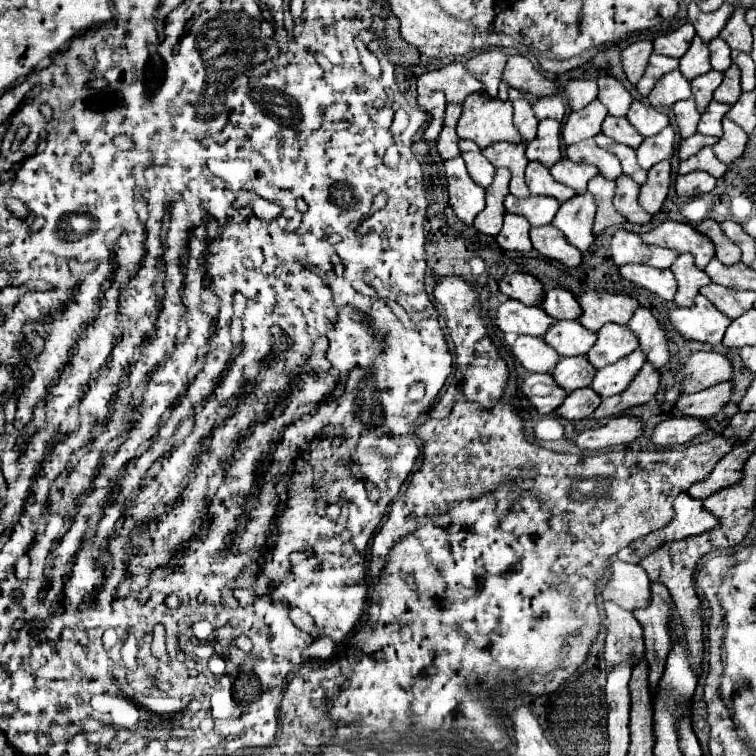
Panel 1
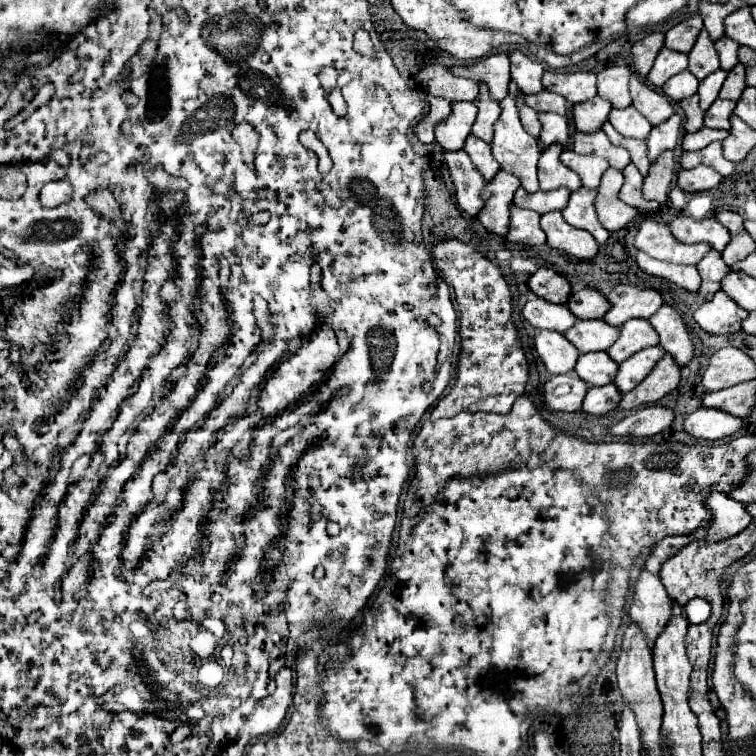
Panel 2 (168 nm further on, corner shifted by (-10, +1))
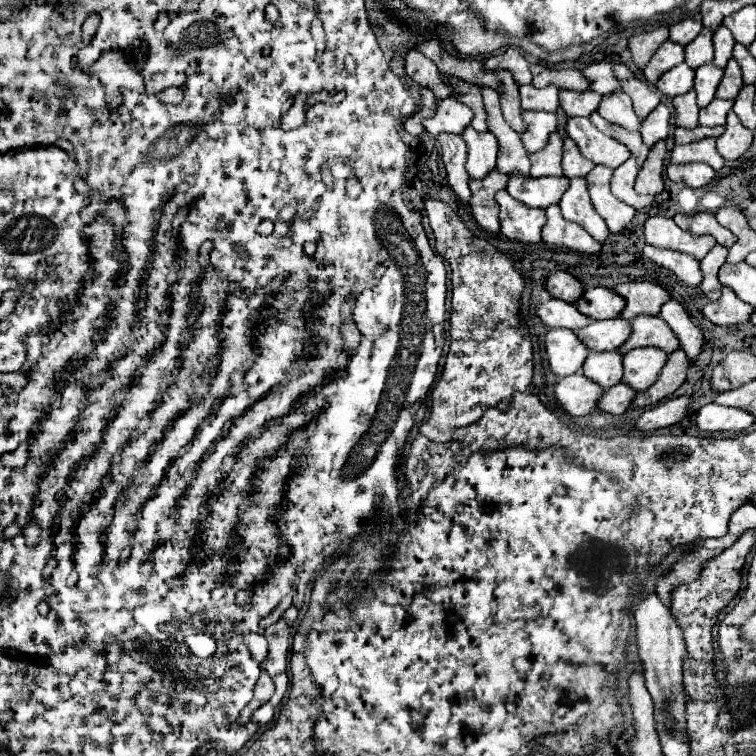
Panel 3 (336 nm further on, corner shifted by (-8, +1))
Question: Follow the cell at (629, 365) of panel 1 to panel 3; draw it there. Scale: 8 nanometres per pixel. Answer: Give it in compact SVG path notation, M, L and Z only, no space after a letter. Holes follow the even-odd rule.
M637 347L625 353L623 357L623 383L631 385L637 391L649 389L653 381L661 375L661 369L665 365L667 353L657 347Z

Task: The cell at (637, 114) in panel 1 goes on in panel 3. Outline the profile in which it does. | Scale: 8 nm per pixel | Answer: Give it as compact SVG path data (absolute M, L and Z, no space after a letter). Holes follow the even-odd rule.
M615 63L615 65L613 65L613 73L615 73L615 77L619 79L621 91L625 91L625 93L631 97L633 109L635 109L637 117L645 119L645 117L661 103L659 93L657 93L653 87L649 87L645 81L637 79L637 77L629 71L627 65Z

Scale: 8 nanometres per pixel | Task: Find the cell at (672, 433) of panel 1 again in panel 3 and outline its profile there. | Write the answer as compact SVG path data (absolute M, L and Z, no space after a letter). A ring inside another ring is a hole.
M709 403L697 411L697 427L707 433L739 433L753 425L755 417L737 407L721 407L717 403Z

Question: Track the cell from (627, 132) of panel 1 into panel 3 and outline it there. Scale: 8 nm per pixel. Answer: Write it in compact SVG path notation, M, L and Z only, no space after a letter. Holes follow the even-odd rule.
M615 91L609 97L603 97L597 111L609 123L617 123L617 125L631 129L631 131L639 129L639 125L641 125L641 119L635 115L635 111L631 107L629 95L625 95L623 91Z

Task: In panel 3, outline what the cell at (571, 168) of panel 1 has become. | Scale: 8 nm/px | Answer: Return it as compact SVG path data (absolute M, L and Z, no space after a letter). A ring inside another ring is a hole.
M565 137L563 175L569 177L569 179L573 179L573 177L585 177L593 167L595 167L595 163L581 155L581 151L579 151L577 145L575 145L575 141L569 139L569 137Z

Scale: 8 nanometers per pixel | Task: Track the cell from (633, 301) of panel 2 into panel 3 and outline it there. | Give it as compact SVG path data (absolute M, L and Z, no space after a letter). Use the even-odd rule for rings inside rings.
M629 281L617 285L615 291L625 297L627 307L621 313L621 319L635 319L637 315L659 315L661 305L671 299L671 293L651 281Z

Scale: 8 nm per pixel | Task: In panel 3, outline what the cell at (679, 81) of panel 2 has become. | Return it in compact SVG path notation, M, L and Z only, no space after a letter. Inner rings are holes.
M681 63L681 65L673 67L671 71L663 73L663 77L659 77L659 81L655 85L663 95L677 97L677 95L683 95L693 89L693 79L695 79L695 71L687 63Z

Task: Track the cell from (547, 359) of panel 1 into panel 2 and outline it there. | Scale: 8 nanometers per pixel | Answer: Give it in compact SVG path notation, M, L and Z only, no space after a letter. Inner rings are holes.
M541 331L535 337L535 349L549 373L561 375L575 367L579 351L557 331Z

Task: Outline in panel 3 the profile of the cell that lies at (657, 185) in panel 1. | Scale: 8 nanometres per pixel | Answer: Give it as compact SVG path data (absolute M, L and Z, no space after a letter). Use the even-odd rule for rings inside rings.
M659 141L649 149L649 157L645 165L639 169L637 179L635 179L635 191L637 193L649 193L657 195L663 191L663 163L667 157L667 147L665 141Z

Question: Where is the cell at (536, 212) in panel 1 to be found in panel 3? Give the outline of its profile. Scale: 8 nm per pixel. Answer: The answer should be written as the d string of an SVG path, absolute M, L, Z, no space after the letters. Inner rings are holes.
M511 173L507 191L511 197L525 201L529 207L547 209L553 203L559 203L563 193L569 189L567 177L521 177L521 173Z

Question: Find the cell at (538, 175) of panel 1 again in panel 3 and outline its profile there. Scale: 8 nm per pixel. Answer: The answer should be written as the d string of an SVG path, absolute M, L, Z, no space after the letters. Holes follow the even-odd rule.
M559 133L549 135L549 145L537 153L529 153L531 157L531 177L547 177L547 175L563 175L561 157L563 157L563 139Z

